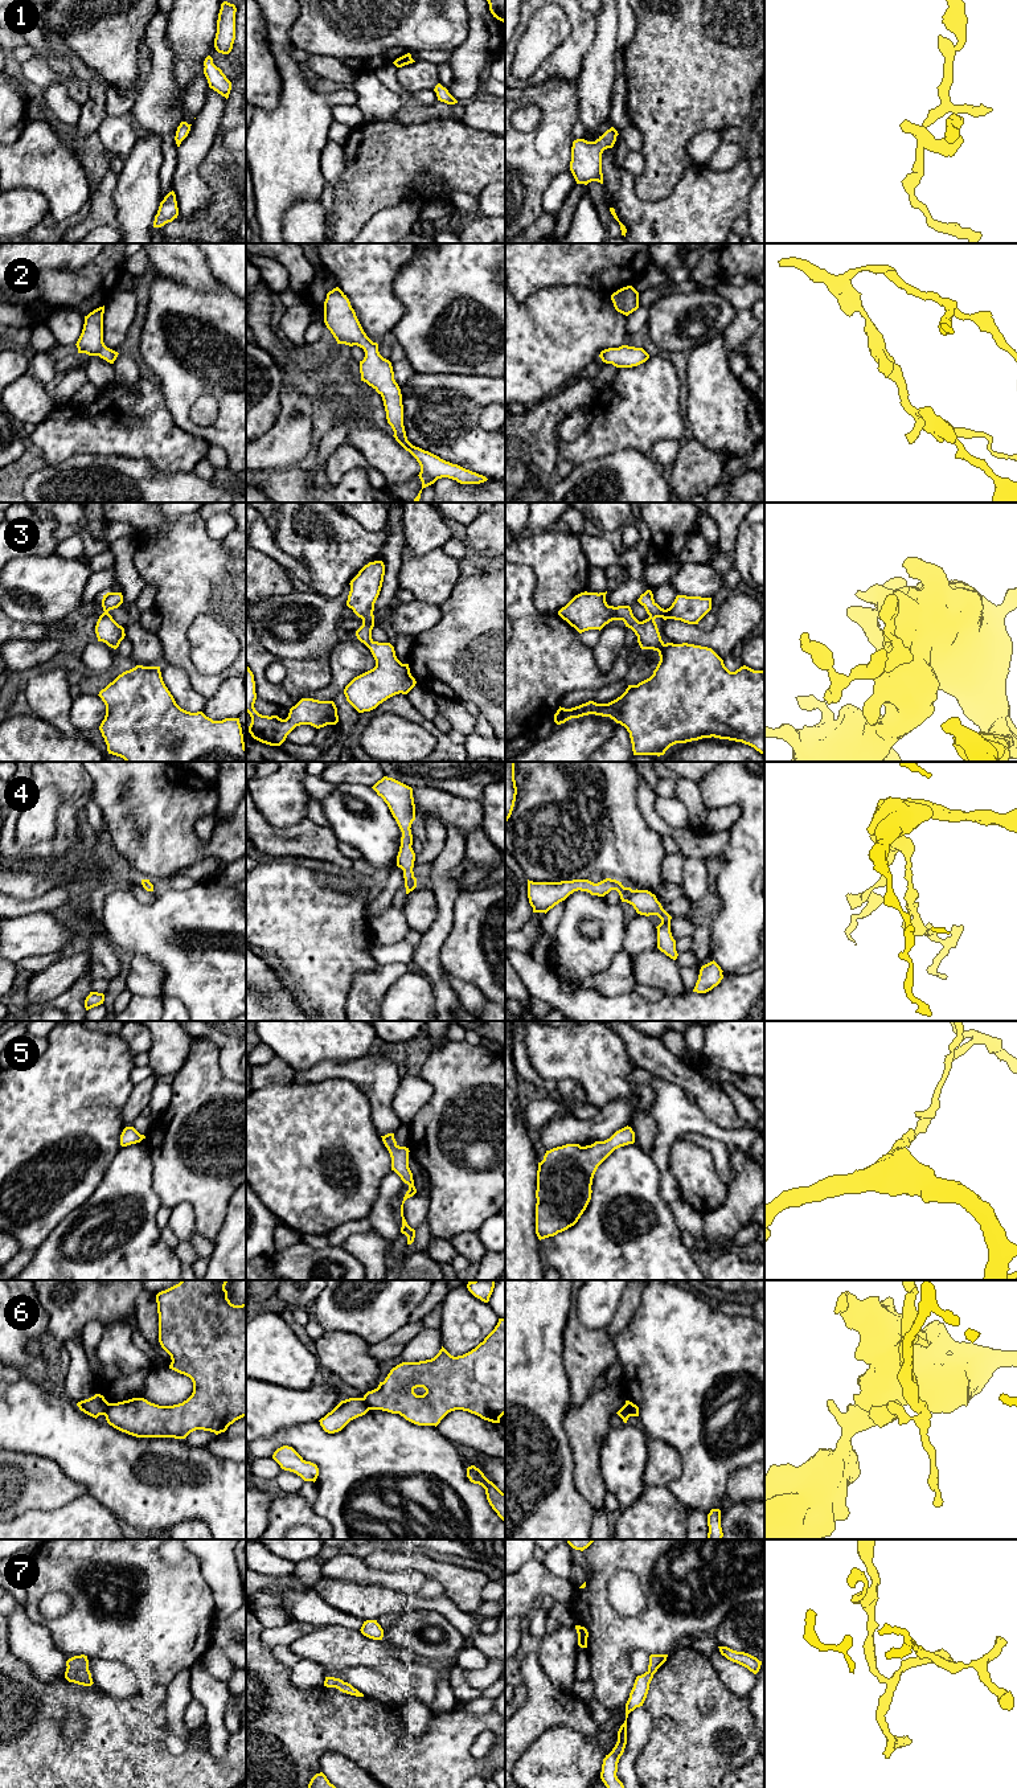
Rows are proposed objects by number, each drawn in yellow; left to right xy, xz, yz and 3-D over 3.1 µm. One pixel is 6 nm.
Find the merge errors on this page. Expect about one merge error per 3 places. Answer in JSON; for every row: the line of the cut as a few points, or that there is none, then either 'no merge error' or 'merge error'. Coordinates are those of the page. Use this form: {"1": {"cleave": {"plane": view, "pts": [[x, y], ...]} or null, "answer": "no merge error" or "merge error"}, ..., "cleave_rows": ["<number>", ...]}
{"1": {"cleave": null, "answer": "no merge error"}, "2": {"cleave": null, "answer": "no merge error"}, "3": {"cleave": null, "answer": "no merge error"}, "4": {"cleave": null, "answer": "no merge error"}, "5": {"cleave": null, "answer": "no merge error"}, "6": {"cleave": {"plane": "xy", "pts": [[109, 1403], [103, 1414]]}, "answer": "merge error"}, "7": {"cleave": null, "answer": "no merge error"}, "cleave_rows": ["6"]}

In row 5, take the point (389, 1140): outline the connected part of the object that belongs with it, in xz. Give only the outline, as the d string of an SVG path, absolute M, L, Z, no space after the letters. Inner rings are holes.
M387 1133L381 1137L391 1157L391 1170L394 1170L401 1177L401 1180L409 1185L409 1190L406 1192L402 1205L401 1205L401 1217L402 1217L401 1233L407 1237L407 1244L411 1244L415 1238L415 1230L407 1225L403 1217L405 1201L417 1193L417 1189L414 1186L413 1173L409 1168L409 1152L410 1151L409 1148L399 1147L397 1144L394 1139L394 1133Z

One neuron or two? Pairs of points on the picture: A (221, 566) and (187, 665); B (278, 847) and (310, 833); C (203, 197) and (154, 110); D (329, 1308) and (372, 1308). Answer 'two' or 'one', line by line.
A: one
B: one
C: two
D: one

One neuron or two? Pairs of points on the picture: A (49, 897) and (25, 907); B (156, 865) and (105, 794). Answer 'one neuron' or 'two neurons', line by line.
A: one neuron
B: one neuron

